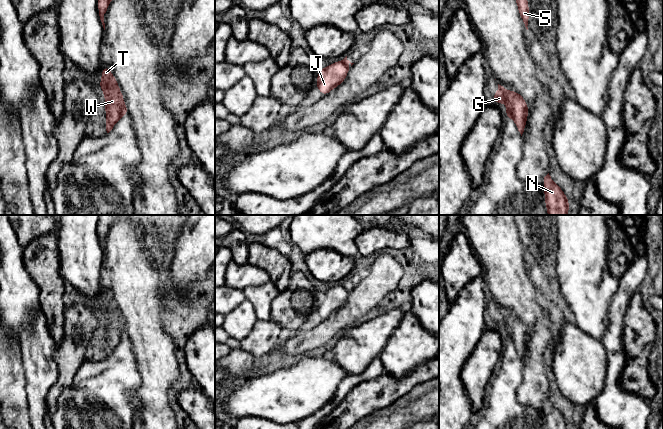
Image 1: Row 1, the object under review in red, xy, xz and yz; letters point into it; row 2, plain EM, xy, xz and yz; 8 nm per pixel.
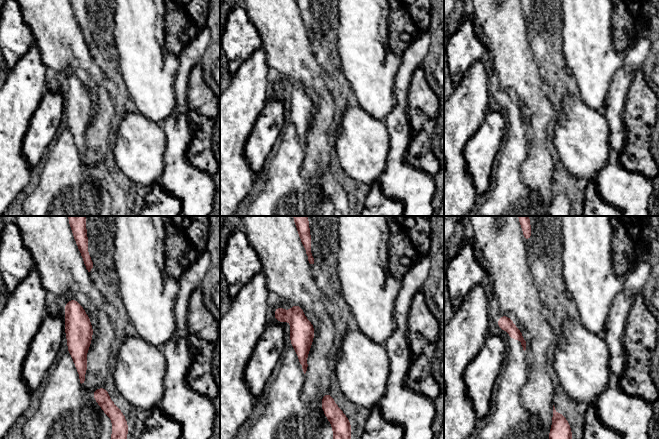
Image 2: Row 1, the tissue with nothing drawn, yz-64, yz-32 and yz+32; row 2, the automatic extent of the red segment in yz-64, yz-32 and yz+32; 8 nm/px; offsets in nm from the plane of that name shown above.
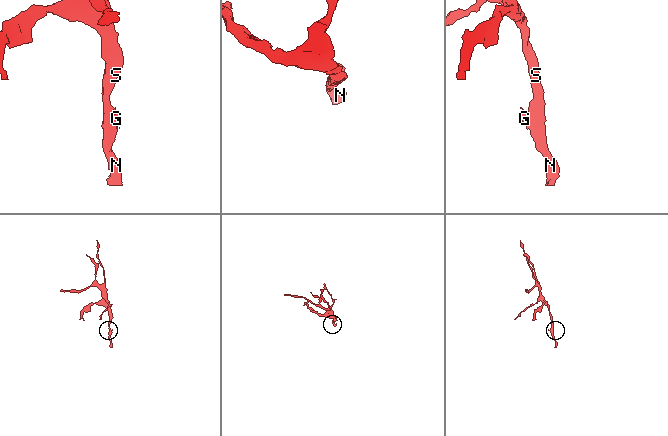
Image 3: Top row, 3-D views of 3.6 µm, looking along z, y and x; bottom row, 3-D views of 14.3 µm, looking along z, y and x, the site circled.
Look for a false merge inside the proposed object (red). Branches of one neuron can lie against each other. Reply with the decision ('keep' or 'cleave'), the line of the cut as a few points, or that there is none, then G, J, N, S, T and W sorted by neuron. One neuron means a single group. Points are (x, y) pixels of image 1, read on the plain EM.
cleave | yz (507, 316), (513, 341) | G / J N S T W

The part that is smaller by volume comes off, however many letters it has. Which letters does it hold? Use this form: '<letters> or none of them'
G

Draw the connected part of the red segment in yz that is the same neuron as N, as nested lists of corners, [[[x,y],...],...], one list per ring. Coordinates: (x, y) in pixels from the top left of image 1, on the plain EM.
[[[549,397],[544,401],[544,417],[546,429],[569,429],[569,424],[562,413],[554,407]]]

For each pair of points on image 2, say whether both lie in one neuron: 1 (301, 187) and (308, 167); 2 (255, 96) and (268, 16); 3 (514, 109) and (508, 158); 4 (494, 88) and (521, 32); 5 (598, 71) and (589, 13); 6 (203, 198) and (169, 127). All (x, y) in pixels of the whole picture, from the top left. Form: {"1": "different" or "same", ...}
{"1": "different", "2": "different", "3": "same", "4": "different", "5": "same", "6": "same"}

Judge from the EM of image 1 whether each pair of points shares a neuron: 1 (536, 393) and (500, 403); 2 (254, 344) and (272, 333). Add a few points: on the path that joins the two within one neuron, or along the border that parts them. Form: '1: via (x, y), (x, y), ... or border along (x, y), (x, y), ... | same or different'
1: border along (522, 375), (517, 399), (537, 412) | different
2: via (258, 342), (268, 333) | same

